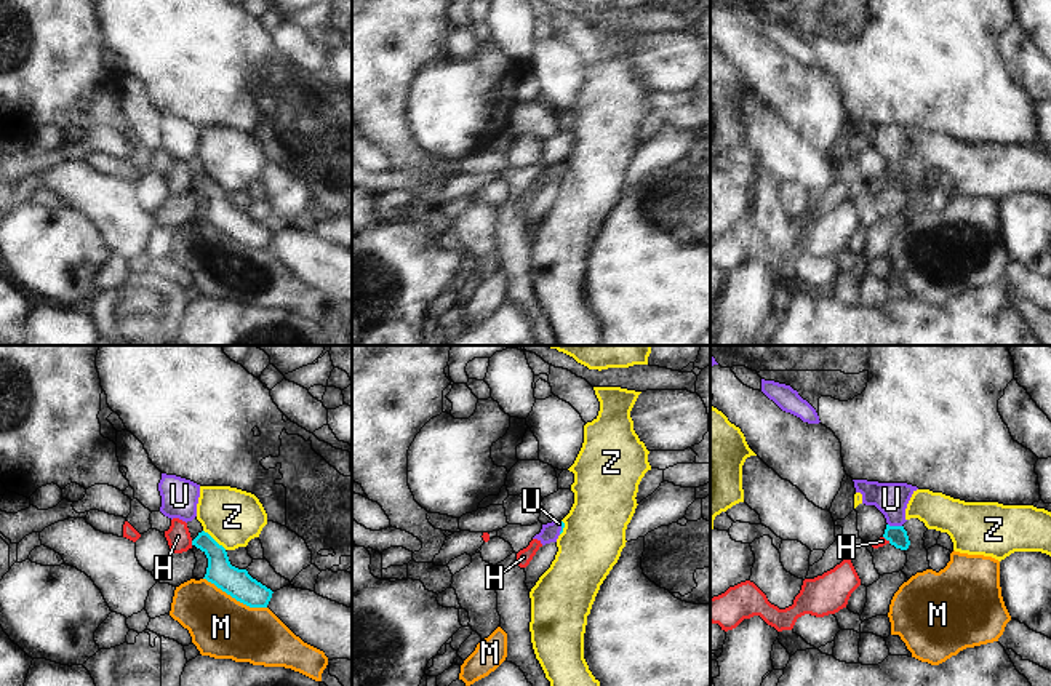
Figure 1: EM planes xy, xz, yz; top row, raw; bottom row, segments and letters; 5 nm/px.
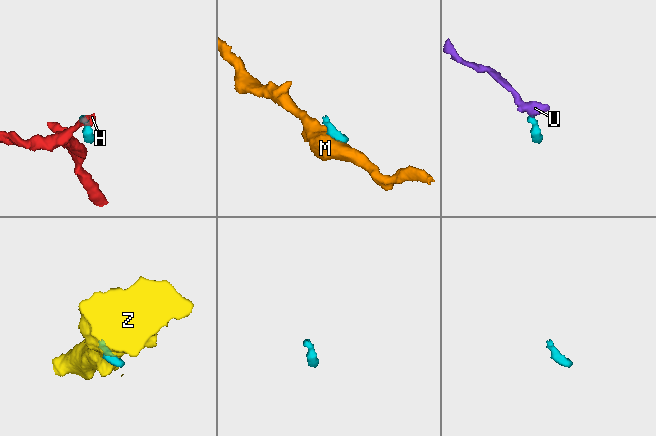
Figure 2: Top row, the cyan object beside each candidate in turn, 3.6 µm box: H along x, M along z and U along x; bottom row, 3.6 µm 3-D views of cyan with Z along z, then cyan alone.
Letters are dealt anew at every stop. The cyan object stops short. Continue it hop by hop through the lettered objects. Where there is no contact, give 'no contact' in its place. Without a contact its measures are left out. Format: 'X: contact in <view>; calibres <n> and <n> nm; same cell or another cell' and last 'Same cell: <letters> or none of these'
H: contact in xy; calibres 140 and 120 nm; another cell
M: contact in xy; calibres 150 and 320 nm; another cell
U: contact in yz; calibres 100 and 170 nm; same cell
Z: contact in xy; calibres 140 and 280 nm; another cell
Same cell: U

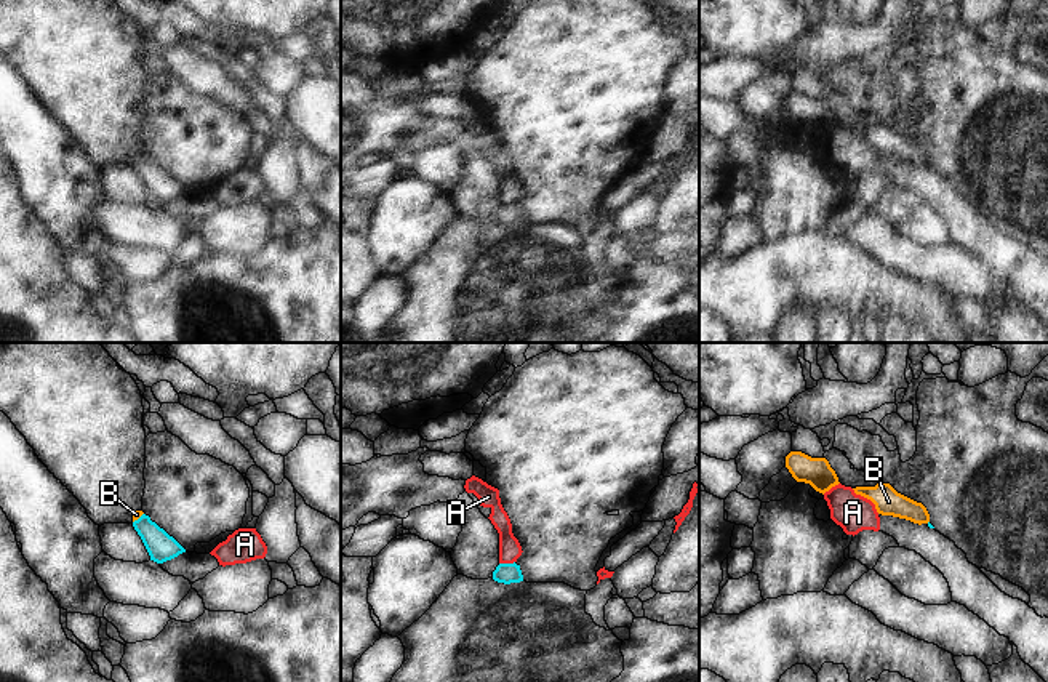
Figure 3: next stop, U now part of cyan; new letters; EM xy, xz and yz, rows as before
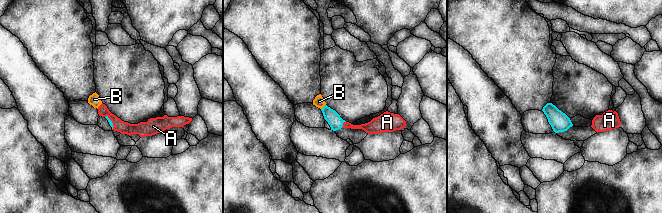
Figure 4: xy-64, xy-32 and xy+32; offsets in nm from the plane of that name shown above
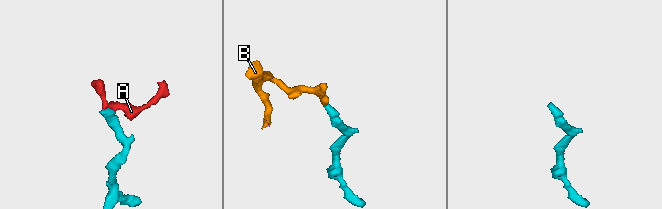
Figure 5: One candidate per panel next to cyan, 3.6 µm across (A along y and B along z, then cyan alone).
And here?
A: contact in xz; calibres 100 and 110 nm; another cell
B: contact in xy; calibres 140 and 40 nm; same cell
Same cell: B

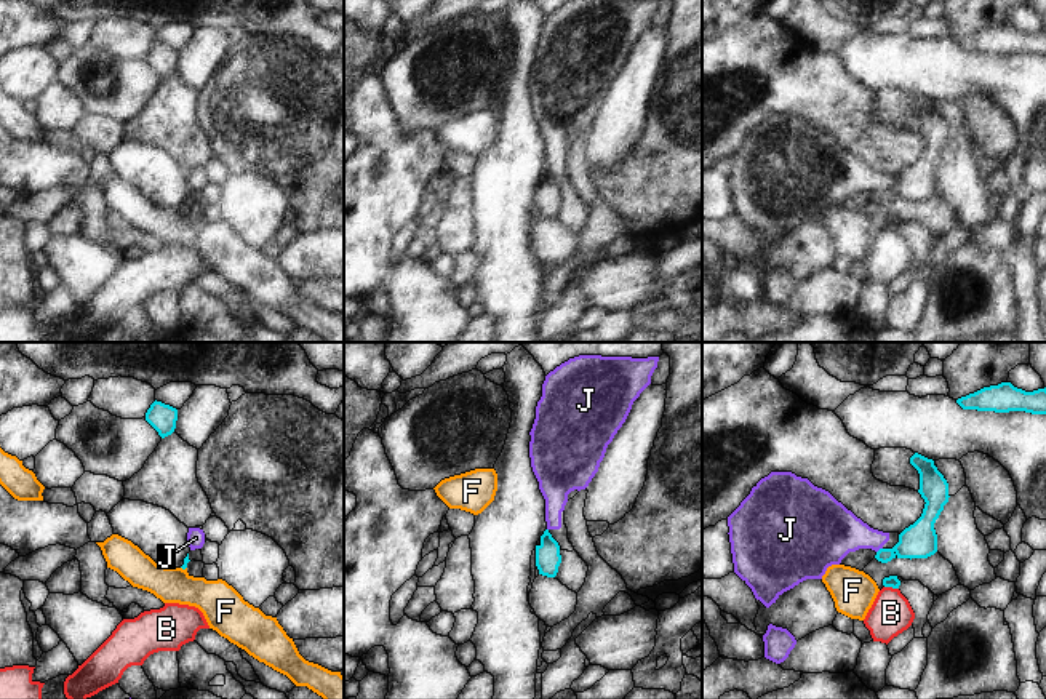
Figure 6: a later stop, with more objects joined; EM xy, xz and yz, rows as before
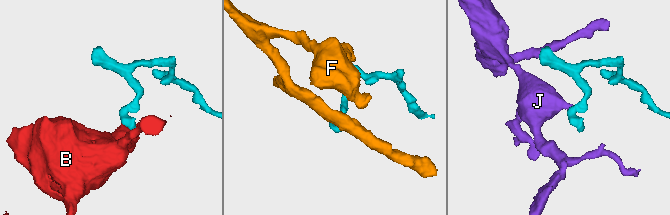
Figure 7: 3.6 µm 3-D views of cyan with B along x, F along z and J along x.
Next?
B: contact in yz; calibres 60 and 200 nm; another cell
F: contact in xy; calibres 30 and 200 nm; another cell
J: contact in yz; calibres 180 and 260 nm; another cell
Same cell: none of these

